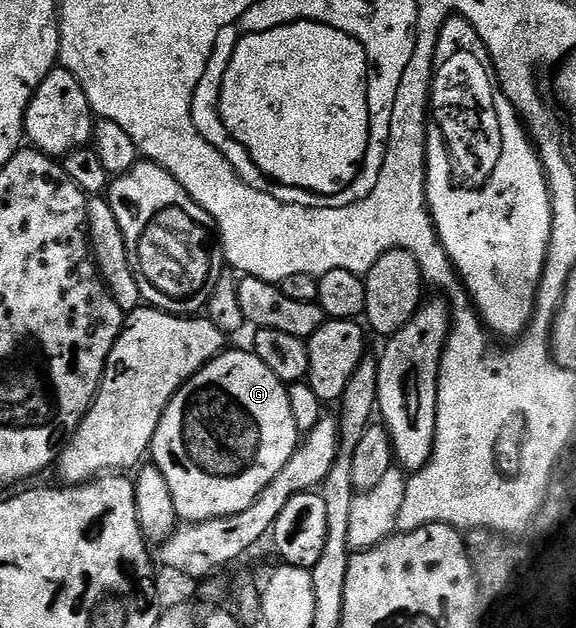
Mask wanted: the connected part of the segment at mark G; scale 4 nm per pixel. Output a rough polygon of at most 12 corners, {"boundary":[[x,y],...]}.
{"boundary":[[218,353],[151,440],[183,523],[245,511],[301,444],[287,386]]}

